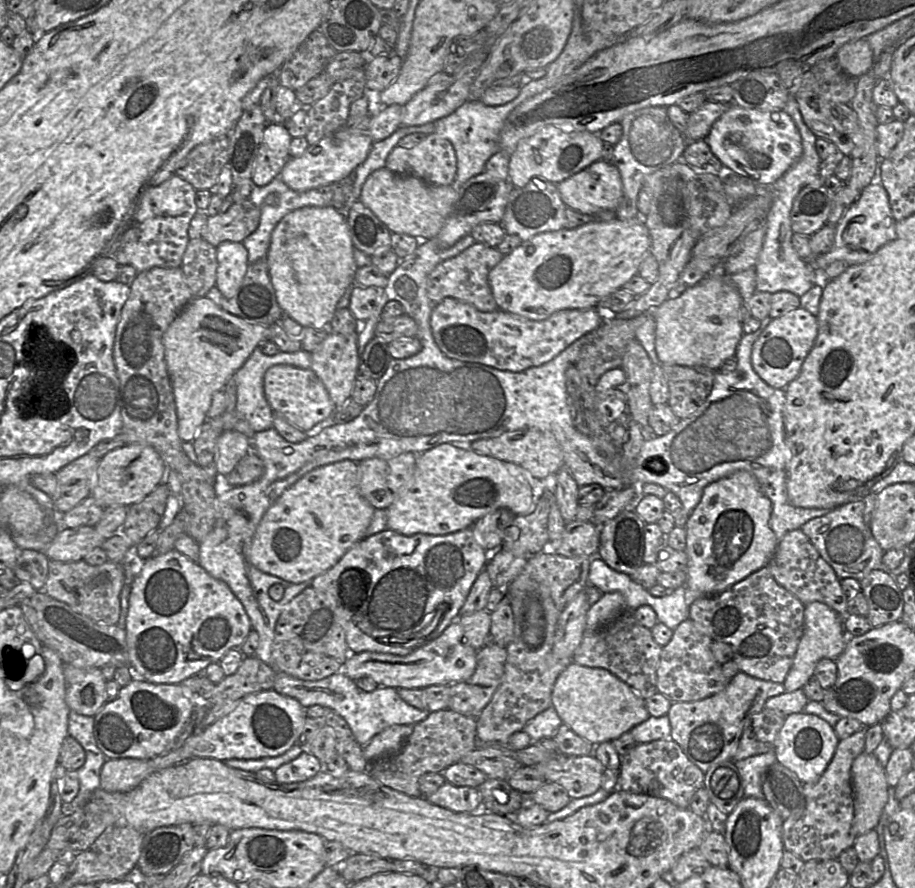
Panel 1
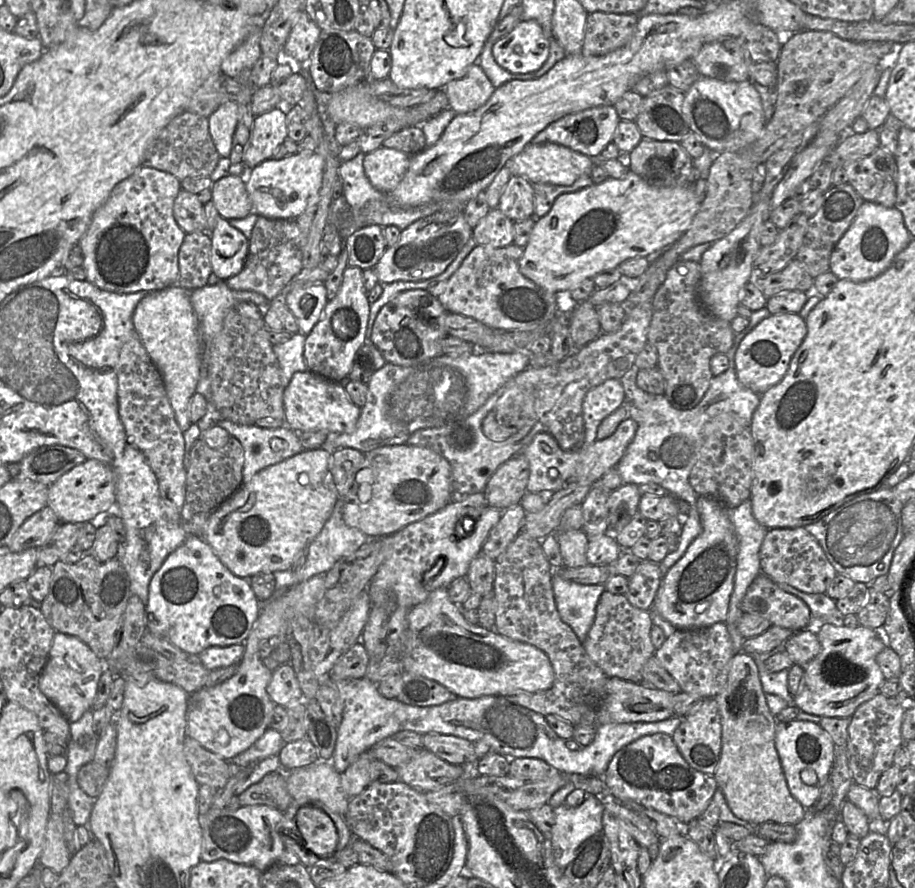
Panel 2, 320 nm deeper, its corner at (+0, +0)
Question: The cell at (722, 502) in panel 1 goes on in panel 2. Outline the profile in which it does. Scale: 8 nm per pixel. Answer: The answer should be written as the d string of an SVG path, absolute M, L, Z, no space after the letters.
M698 496L696 510L702 531L688 546L684 555L663 576L649 610L655 611L680 630L725 623L737 568L739 544L729 518L729 509L712 498Z

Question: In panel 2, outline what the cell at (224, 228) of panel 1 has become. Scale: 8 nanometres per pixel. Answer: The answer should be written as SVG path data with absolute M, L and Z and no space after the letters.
M181 189L174 201L173 215L185 233L206 231L204 204L197 194Z

